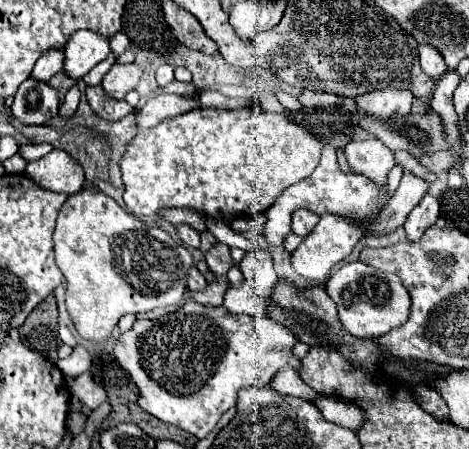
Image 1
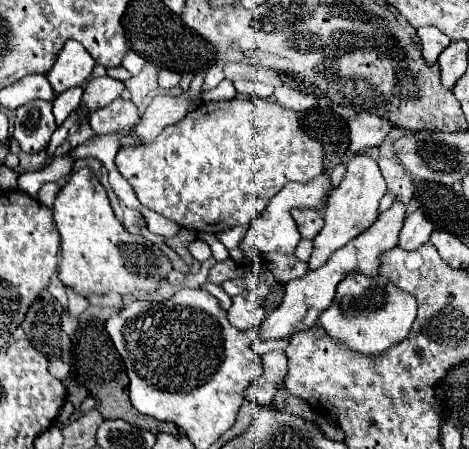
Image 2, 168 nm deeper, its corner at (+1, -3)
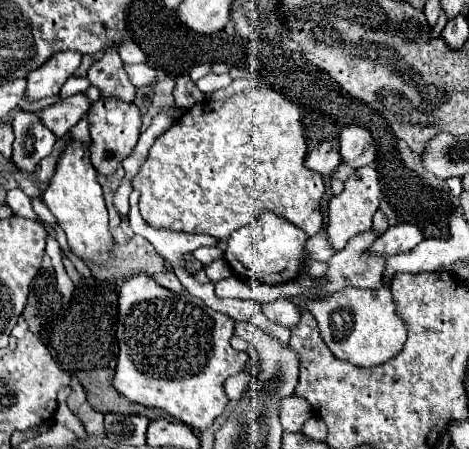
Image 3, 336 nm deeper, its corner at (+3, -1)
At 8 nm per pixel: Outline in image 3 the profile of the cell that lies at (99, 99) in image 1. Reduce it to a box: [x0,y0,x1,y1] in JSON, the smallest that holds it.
[89,100,141,176]

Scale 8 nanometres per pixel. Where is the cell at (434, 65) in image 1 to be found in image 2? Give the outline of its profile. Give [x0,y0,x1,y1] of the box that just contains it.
[417,26,451,66]

